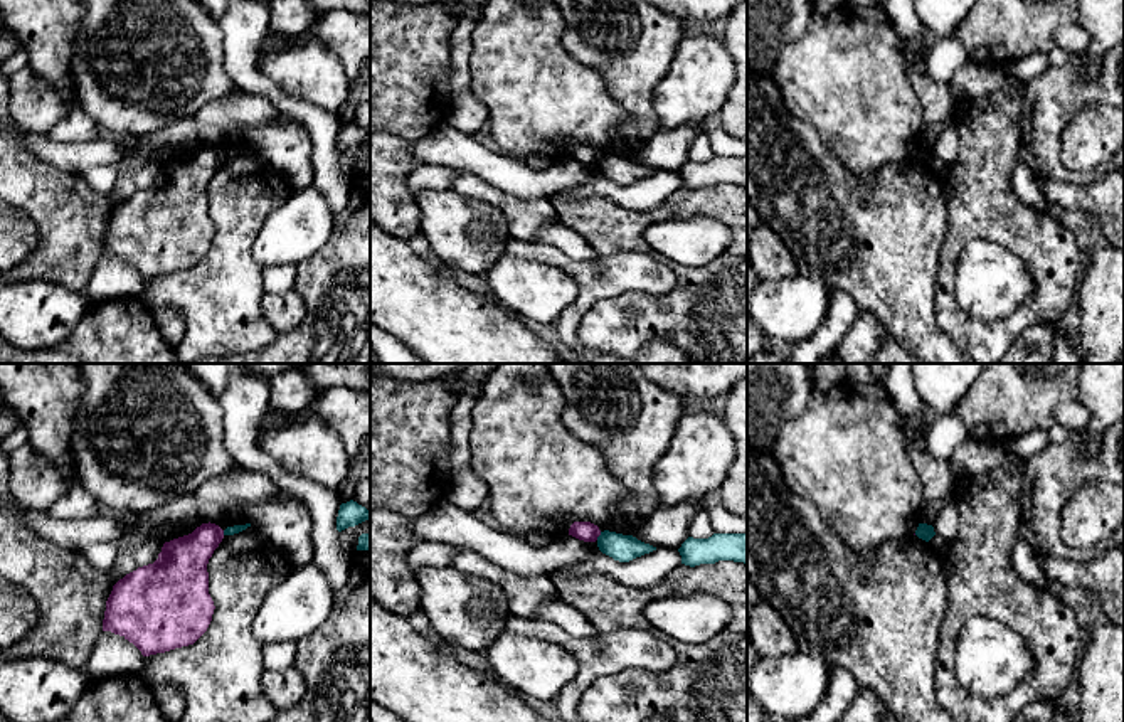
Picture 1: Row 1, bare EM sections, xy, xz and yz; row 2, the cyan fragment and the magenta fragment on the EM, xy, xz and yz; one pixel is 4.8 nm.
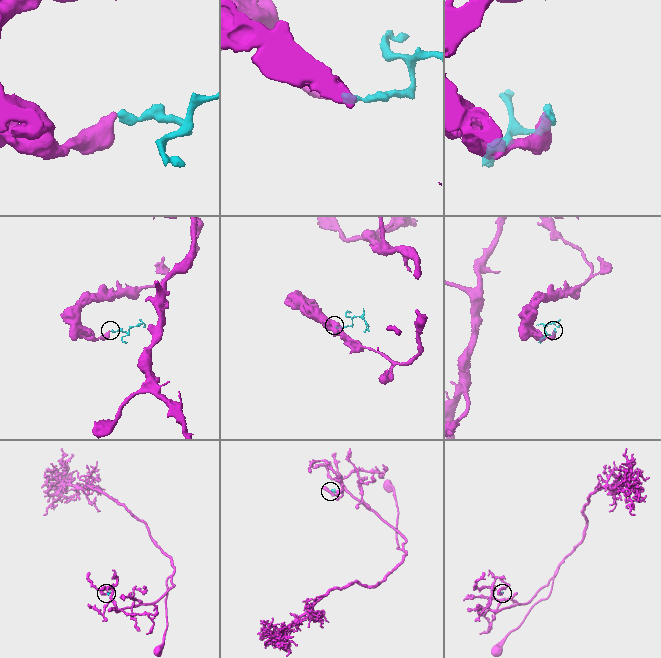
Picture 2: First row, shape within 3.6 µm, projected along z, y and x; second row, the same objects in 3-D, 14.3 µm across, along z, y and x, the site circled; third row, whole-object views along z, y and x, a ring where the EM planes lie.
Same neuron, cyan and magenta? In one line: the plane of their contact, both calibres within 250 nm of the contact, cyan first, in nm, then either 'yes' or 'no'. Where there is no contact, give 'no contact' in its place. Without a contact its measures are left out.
xz | 130/100 nm | no

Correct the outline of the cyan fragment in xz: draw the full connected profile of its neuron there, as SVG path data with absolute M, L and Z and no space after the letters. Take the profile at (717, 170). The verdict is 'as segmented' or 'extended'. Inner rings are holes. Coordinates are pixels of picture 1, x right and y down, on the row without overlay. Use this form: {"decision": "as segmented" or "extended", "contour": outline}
{"decision": "as segmented", "contour": "M713 157L708 162L688 160L678 175L681 187L690 190L718 183L747 187L747 157Z"}

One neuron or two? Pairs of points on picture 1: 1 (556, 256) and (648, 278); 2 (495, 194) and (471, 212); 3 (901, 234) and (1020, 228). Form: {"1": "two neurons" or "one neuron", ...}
{"1": "one neuron", "2": "two neurons", "3": "two neurons"}

